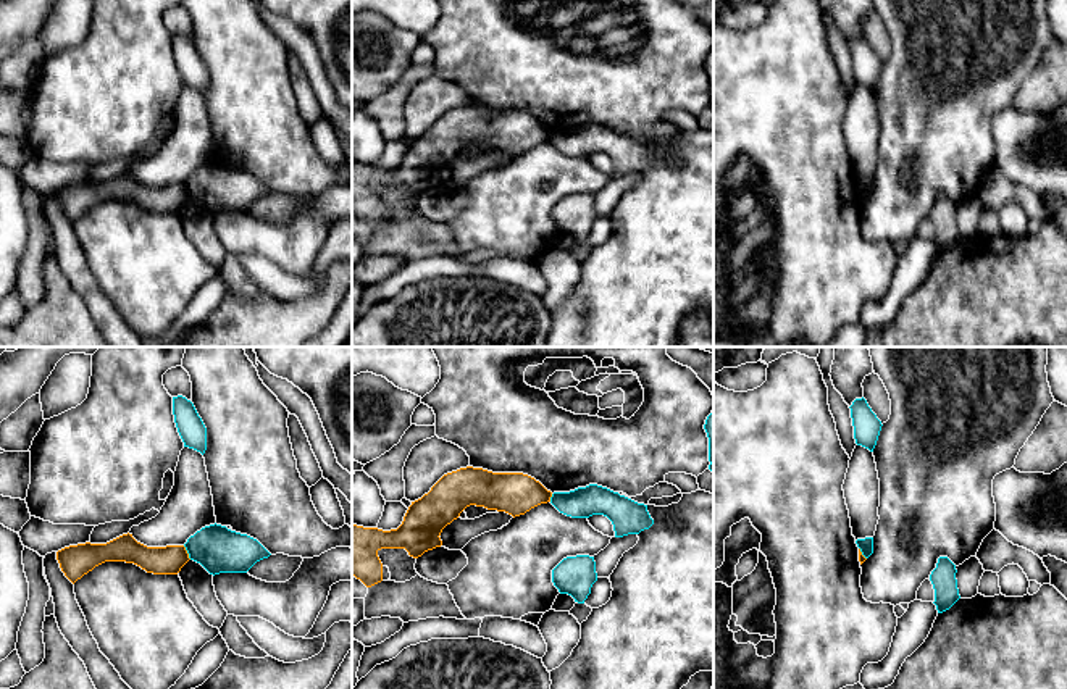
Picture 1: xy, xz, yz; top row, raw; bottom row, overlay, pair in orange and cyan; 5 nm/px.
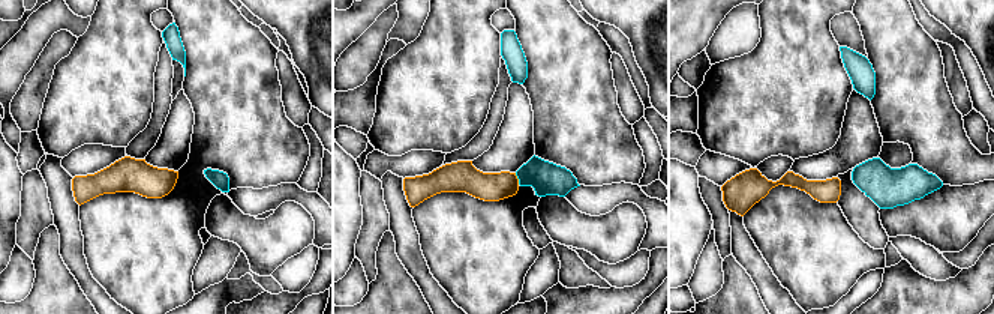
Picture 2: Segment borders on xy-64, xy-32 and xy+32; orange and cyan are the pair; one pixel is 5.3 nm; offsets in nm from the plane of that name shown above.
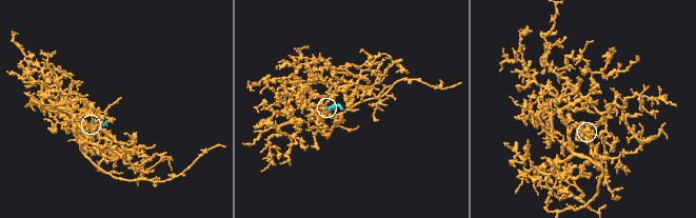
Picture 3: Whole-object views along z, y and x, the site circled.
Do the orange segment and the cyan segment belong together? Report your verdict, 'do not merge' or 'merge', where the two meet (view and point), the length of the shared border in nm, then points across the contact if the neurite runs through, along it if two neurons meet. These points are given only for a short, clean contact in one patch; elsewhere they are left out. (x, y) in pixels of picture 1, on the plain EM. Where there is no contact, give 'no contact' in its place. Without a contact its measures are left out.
do not merge; contact xy (186, 191); length 80 nm; border xy (183, 184), (191, 197)

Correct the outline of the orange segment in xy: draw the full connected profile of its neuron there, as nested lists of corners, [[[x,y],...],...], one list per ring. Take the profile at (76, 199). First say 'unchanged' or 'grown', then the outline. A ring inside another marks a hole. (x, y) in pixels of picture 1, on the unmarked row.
unchanged; [[[123,173],[107,182],[77,182],[56,190],[65,215],[74,223],[105,200],[134,202],[153,213],[178,213],[190,198],[184,184],[147,186],[132,173]]]

